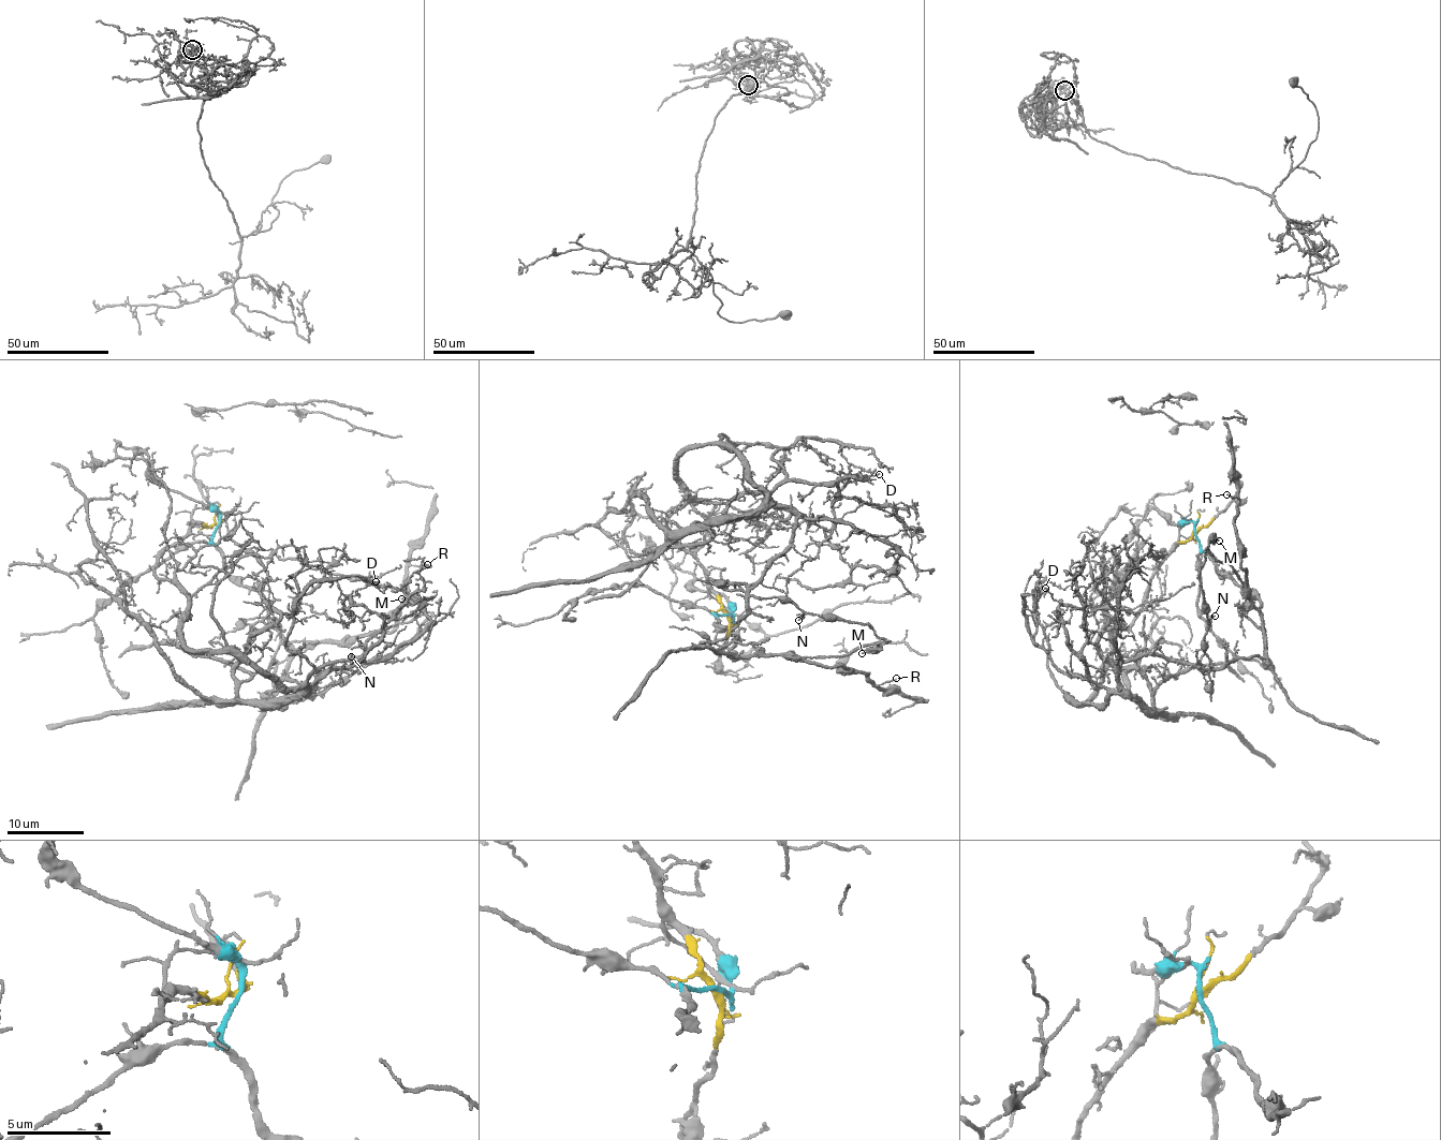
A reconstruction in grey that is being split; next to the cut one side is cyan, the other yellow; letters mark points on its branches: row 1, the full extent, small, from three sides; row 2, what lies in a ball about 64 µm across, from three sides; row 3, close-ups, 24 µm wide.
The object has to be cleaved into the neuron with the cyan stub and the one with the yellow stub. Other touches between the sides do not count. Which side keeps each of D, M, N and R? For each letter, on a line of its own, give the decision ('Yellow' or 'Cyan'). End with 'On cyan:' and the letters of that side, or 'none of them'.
D: Yellow
M: Cyan
N: Cyan
R: Cyan
On cyan: M, N, R

